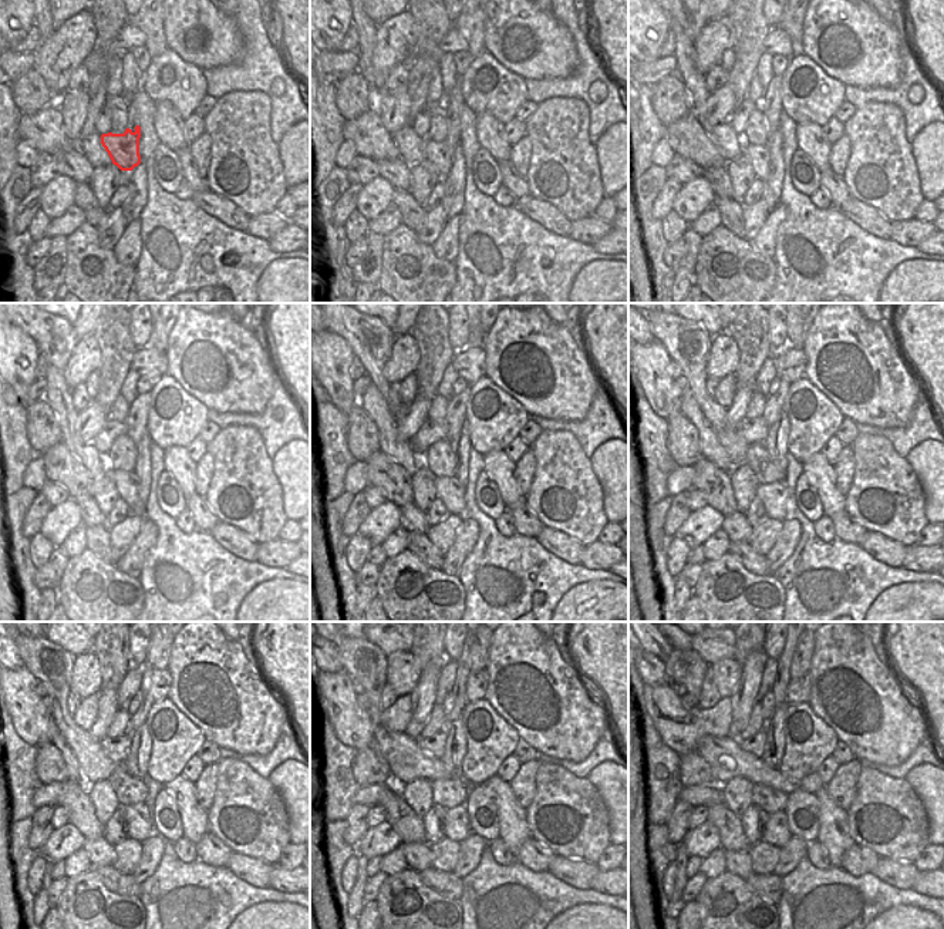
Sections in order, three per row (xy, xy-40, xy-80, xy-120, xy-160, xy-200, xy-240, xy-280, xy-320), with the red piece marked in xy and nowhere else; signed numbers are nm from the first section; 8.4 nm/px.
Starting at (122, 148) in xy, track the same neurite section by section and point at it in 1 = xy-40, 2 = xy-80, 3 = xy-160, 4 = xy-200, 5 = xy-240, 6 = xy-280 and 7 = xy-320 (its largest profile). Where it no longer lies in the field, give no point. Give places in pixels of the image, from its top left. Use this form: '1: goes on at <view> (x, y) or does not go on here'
1: goes on at xy-40 (441, 154)
2: goes on at xy-80 (758, 155)
3: goes on at xy-160 (449, 491)
4: goes on at xy-200 (774, 497)
5: goes on at xy-240 (140, 821)
6: goes on at xy-280 (458, 828)
7: goes on at xy-320 (776, 832)

